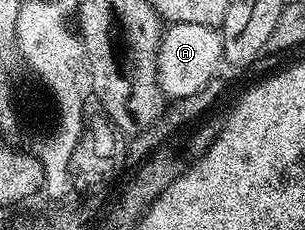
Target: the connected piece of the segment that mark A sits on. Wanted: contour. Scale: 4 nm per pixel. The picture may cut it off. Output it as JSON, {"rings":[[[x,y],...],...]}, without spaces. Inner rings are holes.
{"rings":[[[168,24],[156,52],[156,84],[173,101],[202,90],[220,72],[224,58],[222,38],[216,28],[201,24]]]}

